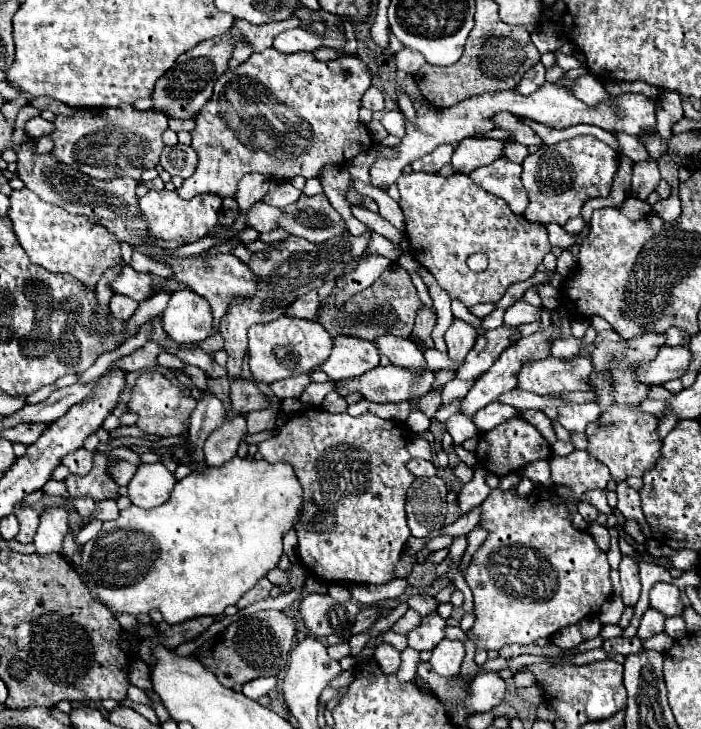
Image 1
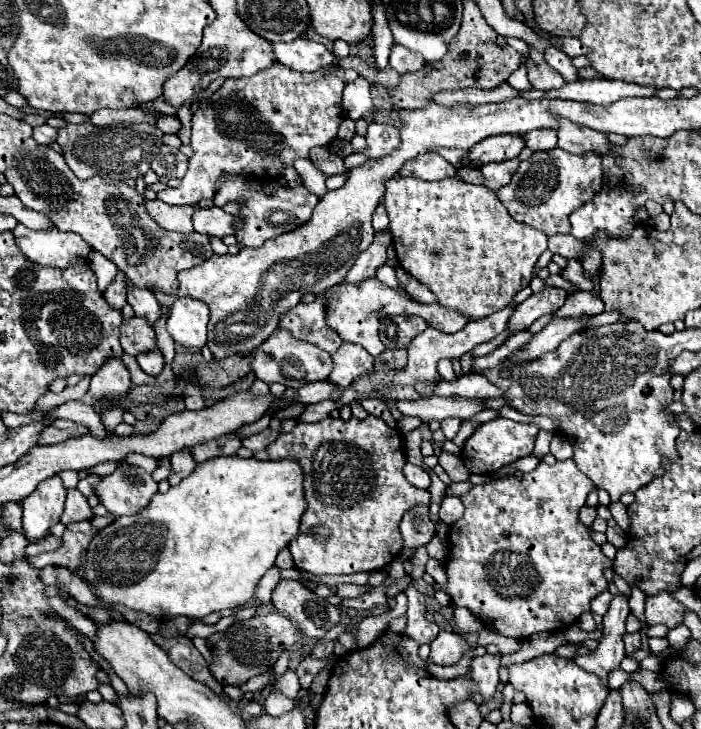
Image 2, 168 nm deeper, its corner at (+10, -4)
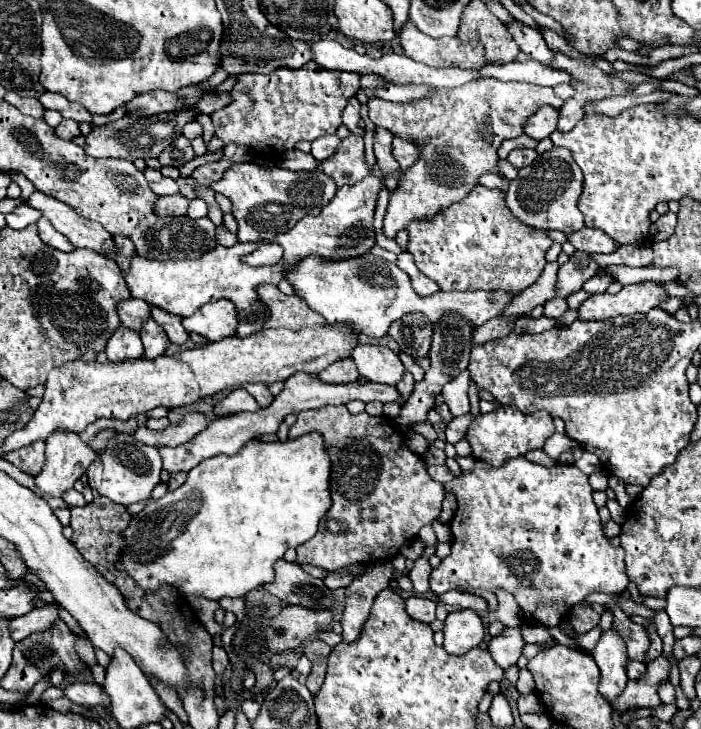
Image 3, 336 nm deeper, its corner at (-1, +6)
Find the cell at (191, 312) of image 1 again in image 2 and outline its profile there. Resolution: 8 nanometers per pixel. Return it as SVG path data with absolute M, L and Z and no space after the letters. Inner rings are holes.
M180 298L170 310L166 330L176 344L200 350L202 346L206 346L208 320L210 312L204 302Z

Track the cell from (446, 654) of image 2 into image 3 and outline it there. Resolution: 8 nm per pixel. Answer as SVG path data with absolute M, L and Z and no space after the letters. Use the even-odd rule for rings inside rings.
M459 610L459 612L449 612L443 634L445 634L443 648L449 654L461 656L483 642L485 628L481 618L473 610Z

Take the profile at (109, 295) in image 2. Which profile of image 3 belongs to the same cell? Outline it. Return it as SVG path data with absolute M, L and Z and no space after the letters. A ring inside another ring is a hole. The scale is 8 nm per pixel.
M115 236L115 248L117 248L117 254L119 254L119 260L117 264L121 266L121 272L125 272L127 268L131 268L131 262L129 258L133 256L135 248L133 248L133 242L129 238L123 238L123 236Z

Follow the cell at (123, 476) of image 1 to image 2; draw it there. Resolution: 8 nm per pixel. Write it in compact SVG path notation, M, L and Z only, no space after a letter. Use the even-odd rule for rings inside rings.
M84 476L80 482L78 482L78 490L84 494L84 496L88 496L88 494L94 494L94 486L98 484L98 480L100 480L100 476Z

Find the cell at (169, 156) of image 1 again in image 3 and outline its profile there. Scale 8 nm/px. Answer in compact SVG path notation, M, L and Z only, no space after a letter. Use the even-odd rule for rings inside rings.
M179 136L171 146L167 146L167 148L161 152L159 162L161 162L163 166L169 164L169 166L179 168L179 166L183 166L185 162L189 162L189 160L193 160L193 158L195 158L195 152L193 152L193 148L191 148L191 140L187 140L185 136Z

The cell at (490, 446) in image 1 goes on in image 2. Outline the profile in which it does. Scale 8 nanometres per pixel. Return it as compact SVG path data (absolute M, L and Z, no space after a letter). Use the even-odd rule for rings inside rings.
M494 418L486 424L480 424L474 434L466 440L464 444L464 452L462 452L462 462L468 468L470 474L494 474L500 468L516 462L518 458L524 458L528 454L532 454L534 450L534 442L536 442L536 434L538 434L538 426L536 424L520 424L514 420L506 420L506 418Z

